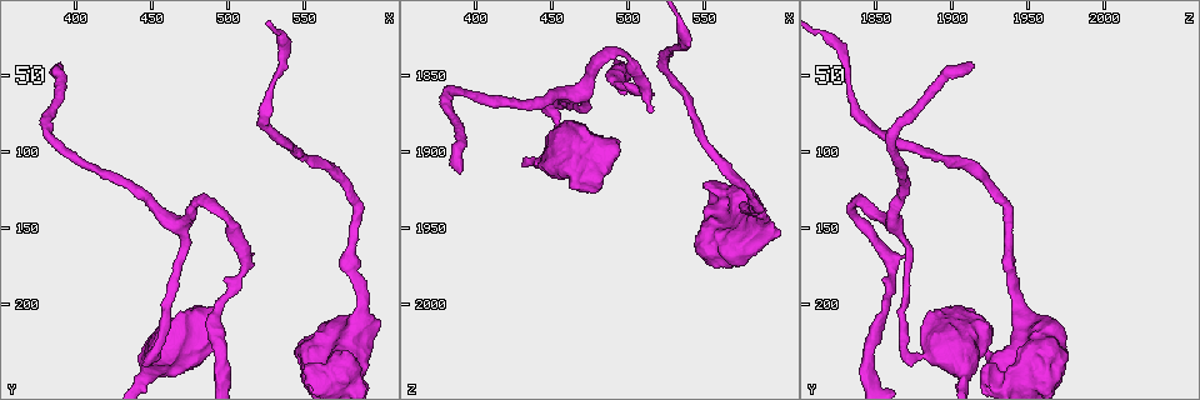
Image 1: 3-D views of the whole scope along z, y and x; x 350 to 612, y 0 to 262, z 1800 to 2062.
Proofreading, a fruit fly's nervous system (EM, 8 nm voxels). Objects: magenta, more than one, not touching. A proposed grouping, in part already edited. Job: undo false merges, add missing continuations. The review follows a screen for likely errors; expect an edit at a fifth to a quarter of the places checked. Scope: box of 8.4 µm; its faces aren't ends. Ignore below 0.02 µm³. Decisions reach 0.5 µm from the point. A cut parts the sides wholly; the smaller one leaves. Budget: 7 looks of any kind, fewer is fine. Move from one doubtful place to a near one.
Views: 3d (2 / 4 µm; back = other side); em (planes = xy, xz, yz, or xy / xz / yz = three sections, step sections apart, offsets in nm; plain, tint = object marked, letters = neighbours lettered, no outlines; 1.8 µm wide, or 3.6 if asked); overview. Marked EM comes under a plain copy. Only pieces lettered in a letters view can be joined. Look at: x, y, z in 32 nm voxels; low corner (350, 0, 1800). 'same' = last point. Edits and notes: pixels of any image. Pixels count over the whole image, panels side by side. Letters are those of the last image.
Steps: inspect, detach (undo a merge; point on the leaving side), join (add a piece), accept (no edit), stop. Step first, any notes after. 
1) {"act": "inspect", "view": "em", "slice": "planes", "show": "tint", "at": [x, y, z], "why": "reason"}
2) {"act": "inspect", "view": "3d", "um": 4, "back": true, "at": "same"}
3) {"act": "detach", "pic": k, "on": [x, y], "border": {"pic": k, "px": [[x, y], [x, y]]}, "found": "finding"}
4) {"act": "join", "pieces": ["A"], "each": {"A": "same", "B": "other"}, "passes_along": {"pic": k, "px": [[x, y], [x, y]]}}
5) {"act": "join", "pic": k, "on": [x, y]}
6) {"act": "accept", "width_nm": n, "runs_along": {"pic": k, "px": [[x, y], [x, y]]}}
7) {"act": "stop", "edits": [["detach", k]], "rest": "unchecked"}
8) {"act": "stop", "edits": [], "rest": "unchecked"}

{"act": "inspect", "view": "3d", "um": 4, "back": true, "at": [532, 50, 1834]}

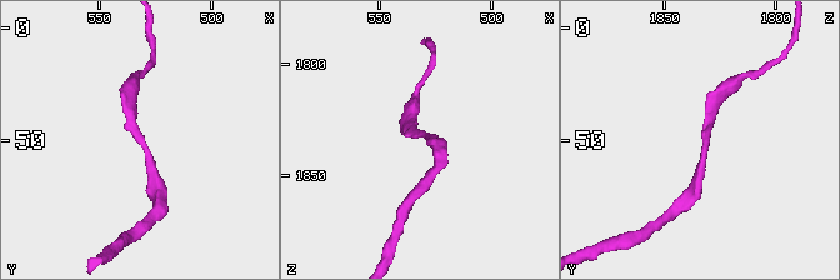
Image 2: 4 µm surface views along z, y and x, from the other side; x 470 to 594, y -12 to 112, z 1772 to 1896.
{"act": "inspect", "view": "em", "slice": "planes", "show": "tint", "at": [531, 52, 1832]}

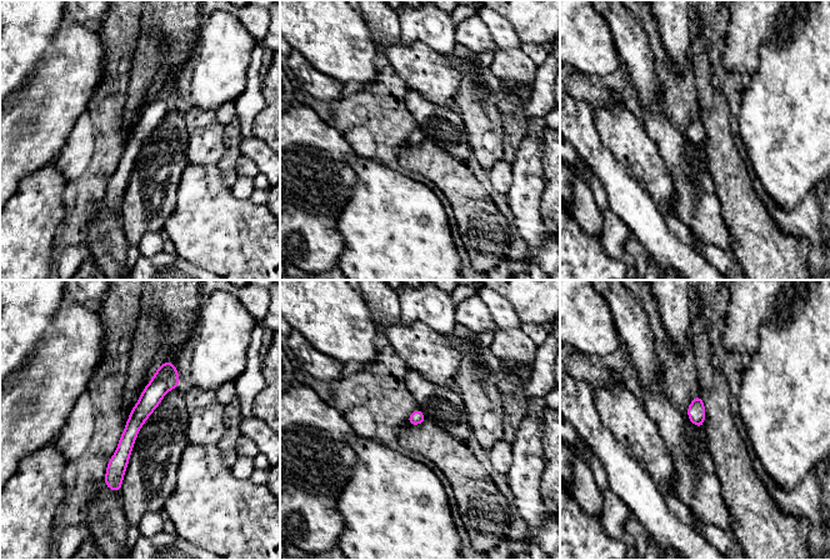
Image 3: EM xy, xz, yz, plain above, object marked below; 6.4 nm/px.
{"act": "inspect", "view": "em", "slice": "planes", "show": "letters", "at": "same"}

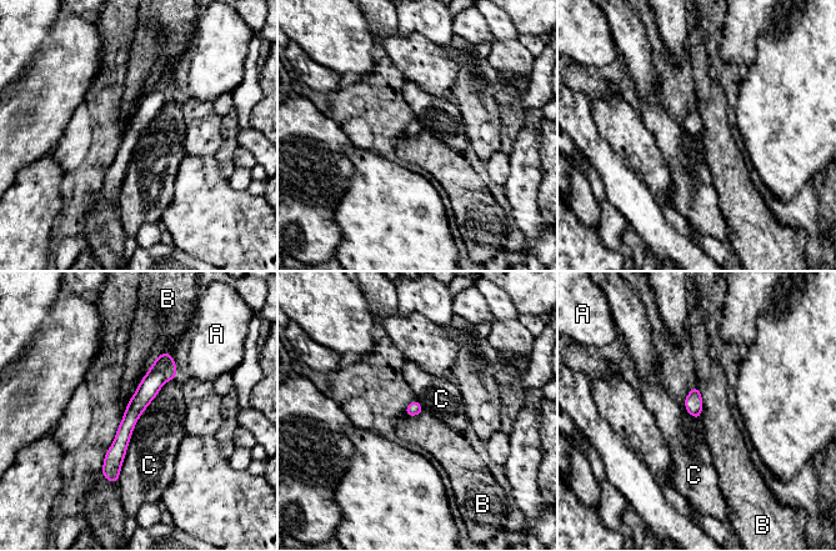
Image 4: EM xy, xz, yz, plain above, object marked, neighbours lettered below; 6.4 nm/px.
{"act": "accept", "width_nm": 90, "each": {"A": "other", "B": "other", "C": "other"}, "runs_along": {"pic": 4, "px": [[168, 355], [130, 416], [113, 479]]}, "found": "continuous, no second neuron"}

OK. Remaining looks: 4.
{"act": "inspect", "view": "3d", "um": 2, "at": [514, 166, 1872]}

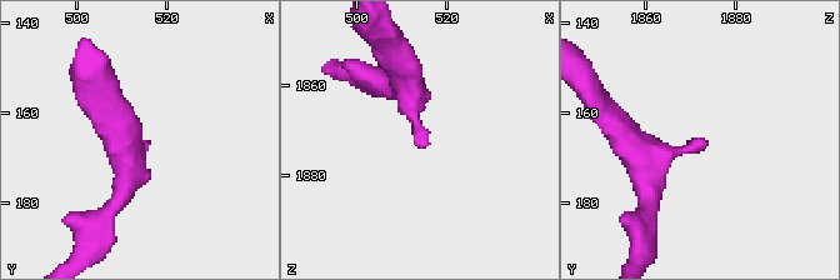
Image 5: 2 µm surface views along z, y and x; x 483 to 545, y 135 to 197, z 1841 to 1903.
{"act": "inspect", "view": "em", "slice": "planes", "show": "letters", "at": [516, 165, 1873], "arm_widths_nm": [180, 220]}

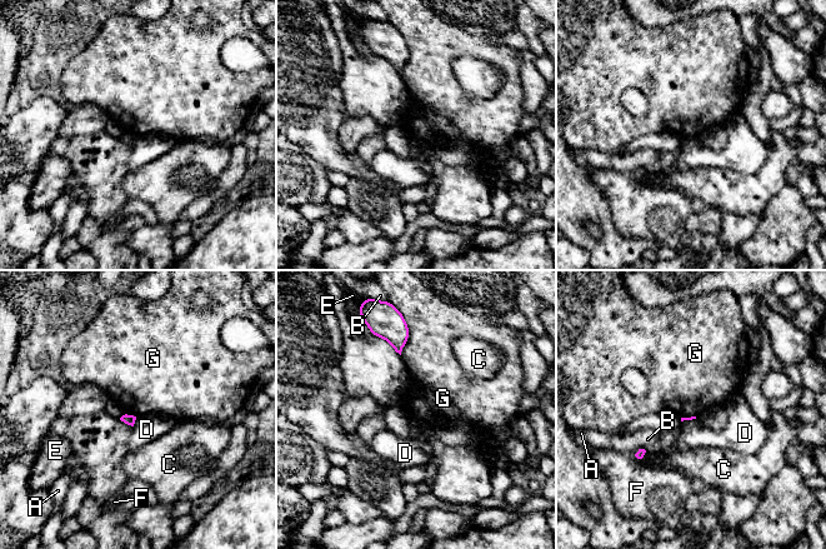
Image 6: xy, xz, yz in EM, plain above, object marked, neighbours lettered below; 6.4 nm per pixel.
{"act": "accept", "each": {"A": "other", "B": "other", "C": "other", "D": "other", "E": "other", "F": "other", "G": "other"}, "found": "none of them fits"}

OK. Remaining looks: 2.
{"act": "inspect", "view": "3d", "um": 2, "at": [484, 132, 1840], "why": "abrupt turn"}

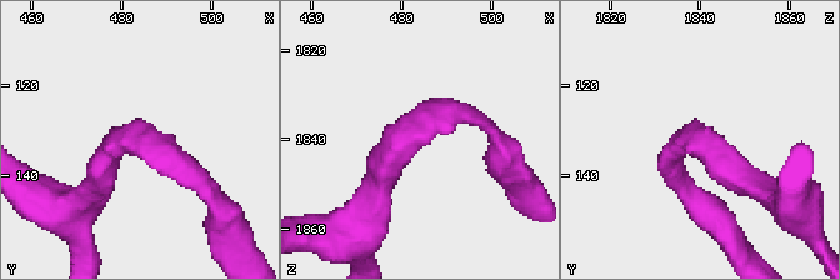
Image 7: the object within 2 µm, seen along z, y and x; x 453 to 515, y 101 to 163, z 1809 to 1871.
{"act": "inspect", "view": "em", "slice": "planes", "show": "letters", "at": [483, 131, 1838]}

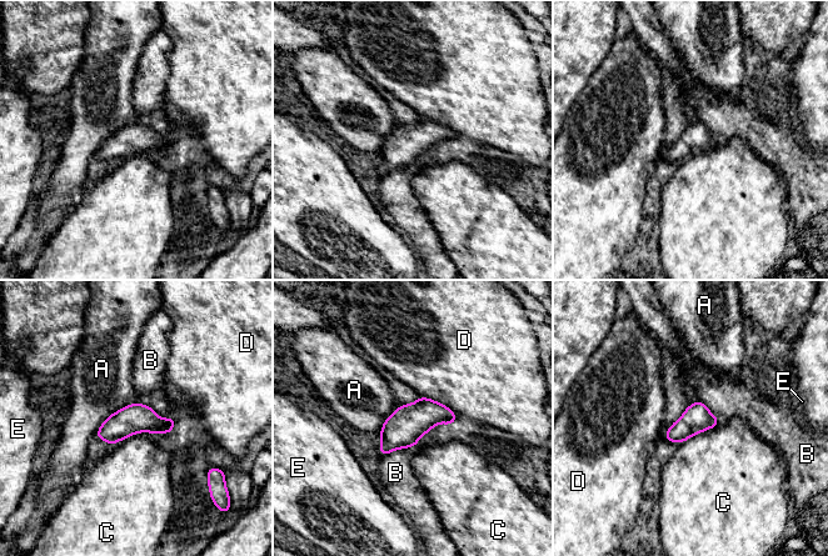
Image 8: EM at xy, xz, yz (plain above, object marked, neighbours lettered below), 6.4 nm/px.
{"act": "accept", "width_nm": 180, "each": {"A": "other", "B": "other", "C": "other", "D": "other", "E": "other"}, "border": {"pic": 8, "px": [[135, 401], [114, 411], [95, 435]]}, "found": "one neuron here"}

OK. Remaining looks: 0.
{"act": "stop", "edits": [], "rest": "unchecked"}

